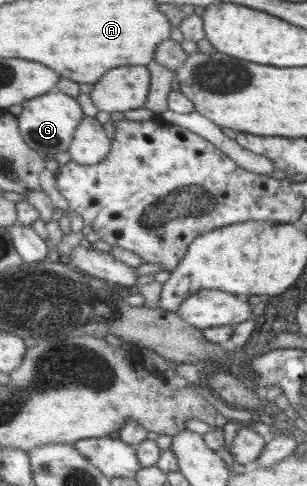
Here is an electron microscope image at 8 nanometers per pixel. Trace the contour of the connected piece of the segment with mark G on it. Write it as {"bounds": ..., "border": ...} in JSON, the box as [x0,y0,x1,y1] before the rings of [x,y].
{"bounds":[18,91,86,158],"border":[[[50,91],[40,97],[26,100],[22,106],[23,110],[18,115],[20,133],[32,149],[39,151],[45,158],[54,158],[54,155],[62,151],[69,151],[77,127],[86,117],[75,97],[61,91]]]}

